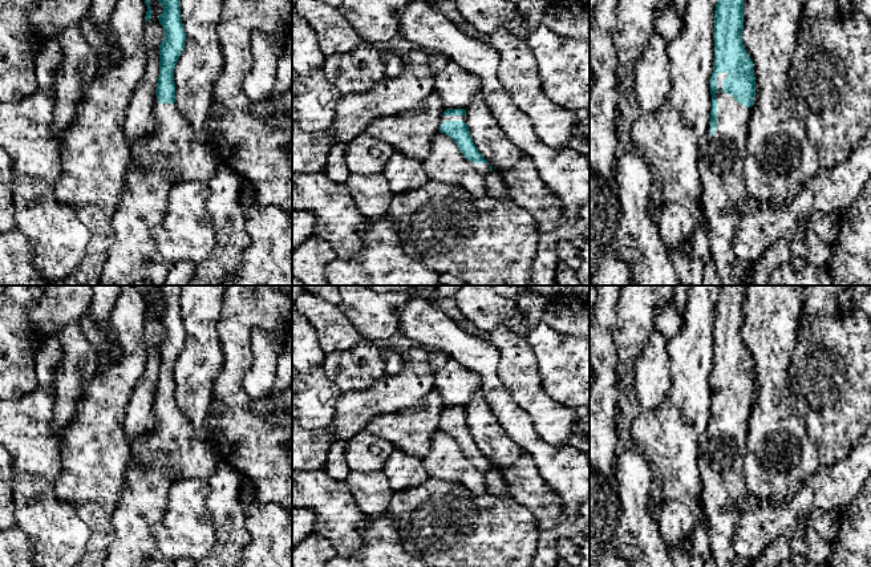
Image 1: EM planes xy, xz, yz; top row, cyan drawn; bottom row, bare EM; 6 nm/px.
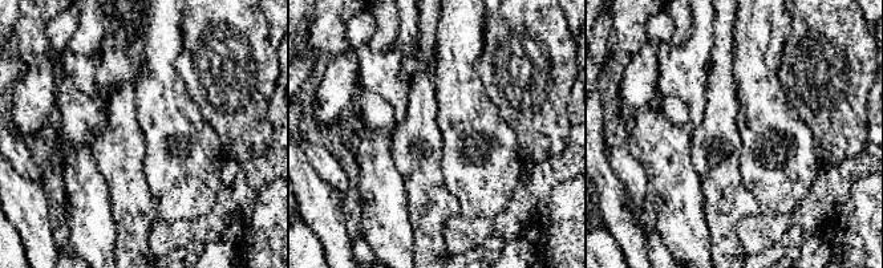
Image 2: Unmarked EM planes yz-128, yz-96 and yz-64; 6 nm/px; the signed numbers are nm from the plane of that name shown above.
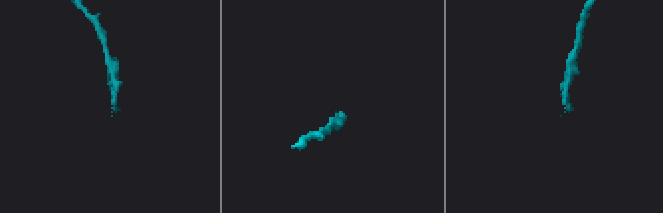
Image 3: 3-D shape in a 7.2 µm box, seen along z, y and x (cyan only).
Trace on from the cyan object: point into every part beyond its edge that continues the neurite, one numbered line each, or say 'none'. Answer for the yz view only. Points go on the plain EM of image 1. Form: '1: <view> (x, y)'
1: yz (725, 497)

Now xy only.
1: xy (174, 445)

